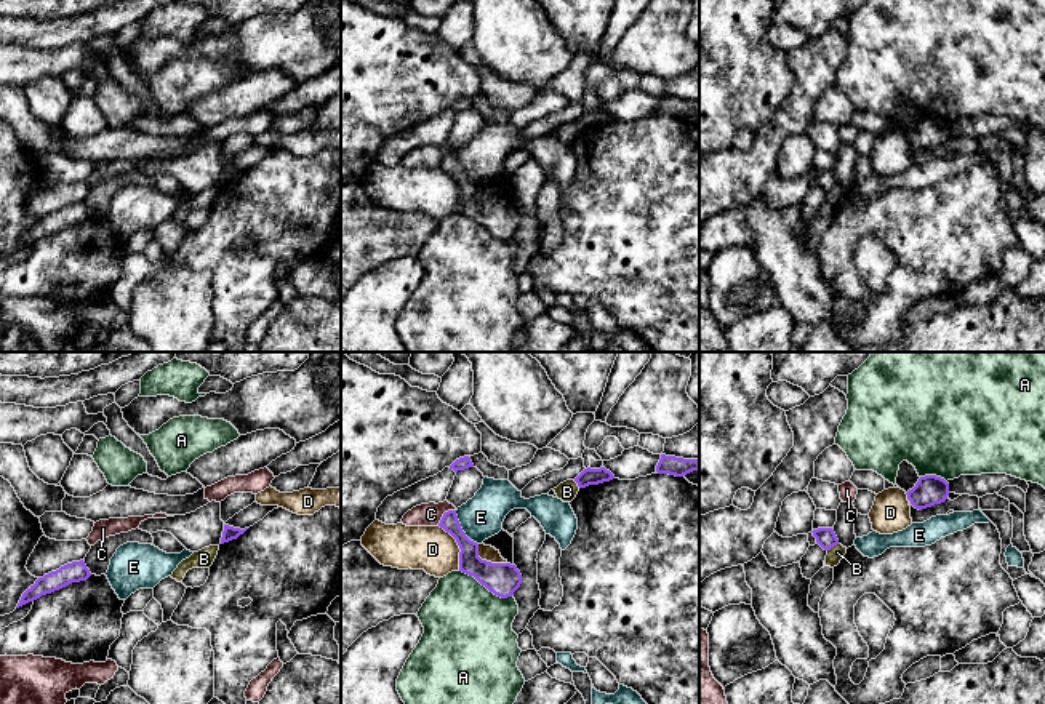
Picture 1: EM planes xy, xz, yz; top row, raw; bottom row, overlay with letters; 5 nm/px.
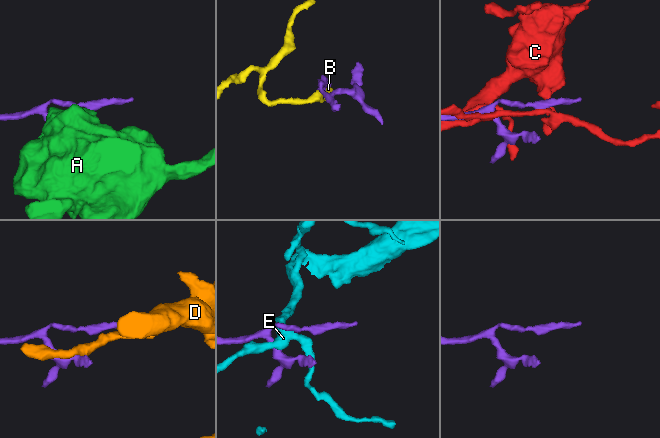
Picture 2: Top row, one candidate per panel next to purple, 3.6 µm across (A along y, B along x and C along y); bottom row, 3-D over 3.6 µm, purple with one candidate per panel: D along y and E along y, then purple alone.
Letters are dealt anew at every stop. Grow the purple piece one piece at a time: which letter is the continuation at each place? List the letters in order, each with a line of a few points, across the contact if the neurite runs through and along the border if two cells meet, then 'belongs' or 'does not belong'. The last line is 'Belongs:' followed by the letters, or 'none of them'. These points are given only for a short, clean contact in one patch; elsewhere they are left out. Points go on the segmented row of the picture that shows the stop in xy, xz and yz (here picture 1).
A: does not belong
B: yz (837, 543), (828, 551) | does not belong
C: does not belong
D: does not belong
E: does not belong
Belongs: none of them

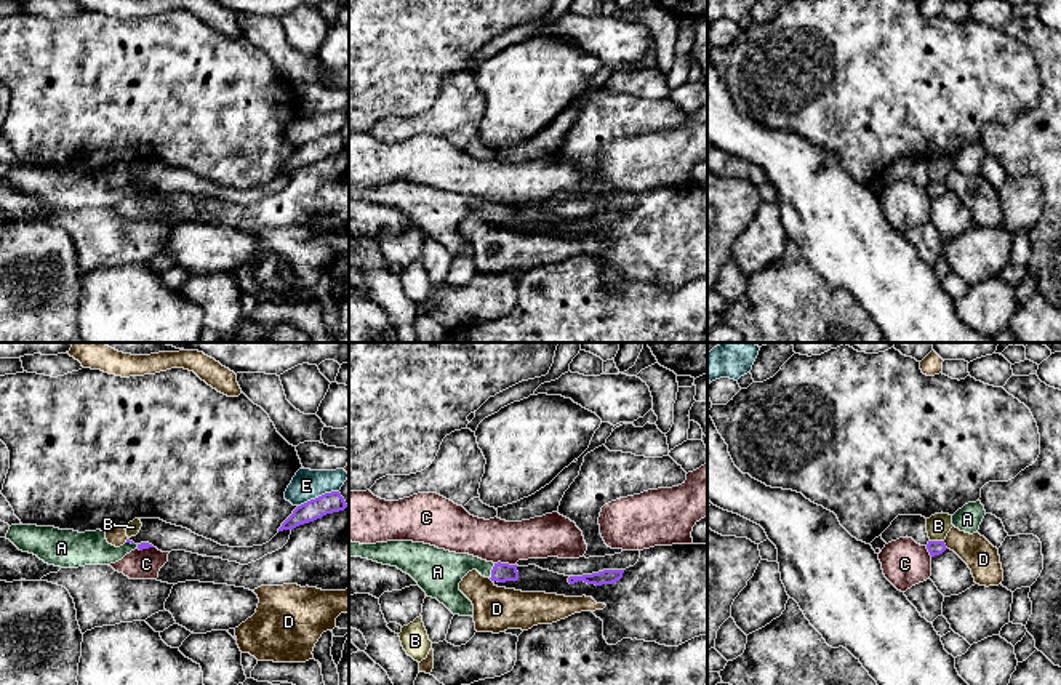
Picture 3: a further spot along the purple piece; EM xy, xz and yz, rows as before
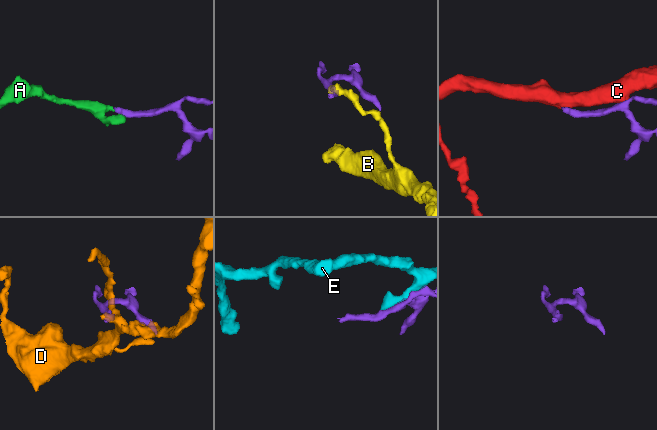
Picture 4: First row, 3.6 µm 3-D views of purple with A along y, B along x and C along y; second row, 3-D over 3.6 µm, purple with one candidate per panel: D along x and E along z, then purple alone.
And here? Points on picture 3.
A: xz (501, 572), (492, 572), (480, 565), (442, 572) | belongs
B: yz (930, 540), (943, 541) | does not belong
C: xz (495, 562), (516, 565) | does not belong
D: does not belong
E: does not belong
Belongs: A

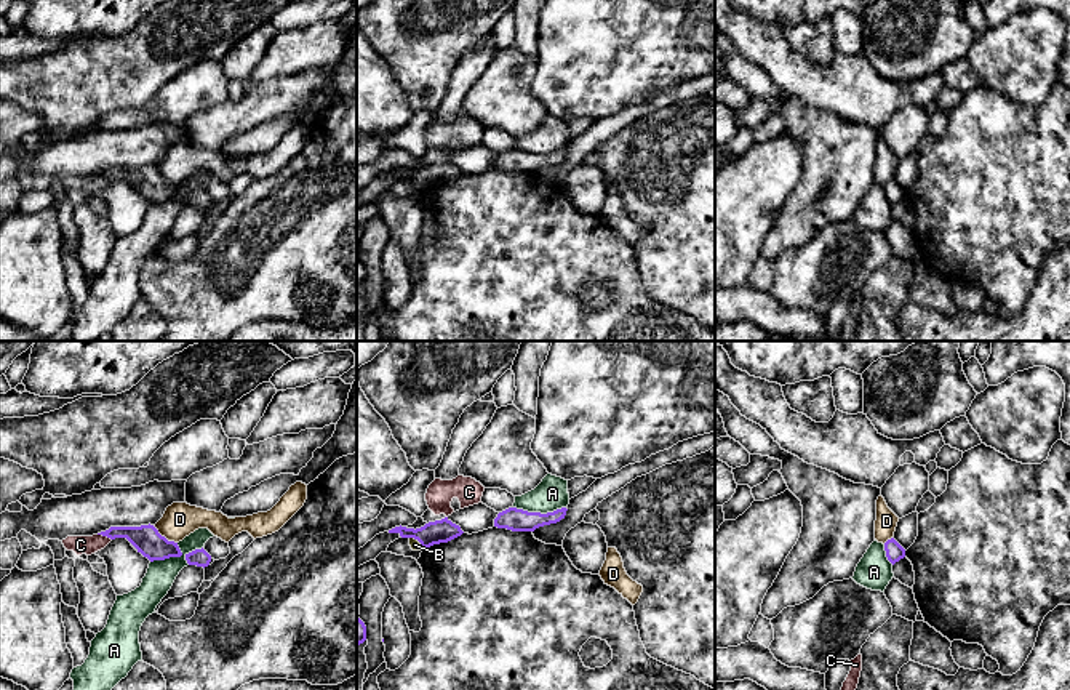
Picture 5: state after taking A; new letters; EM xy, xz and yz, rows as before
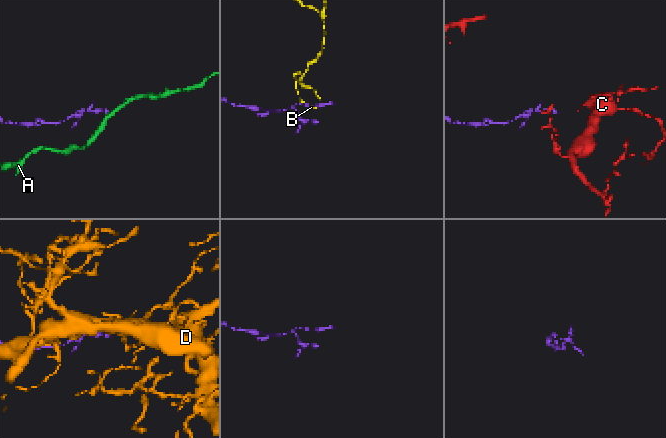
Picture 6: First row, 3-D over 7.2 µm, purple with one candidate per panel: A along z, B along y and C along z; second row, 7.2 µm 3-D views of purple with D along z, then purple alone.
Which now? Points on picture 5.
A: xy (202, 546), (179, 556), (154, 559), (151, 562) | does not belong
B: xz (410, 537), (423, 546) | does not belong
C: xy (98, 533), (111, 540) | does not belong
D: does not belong
Belongs: none of them

